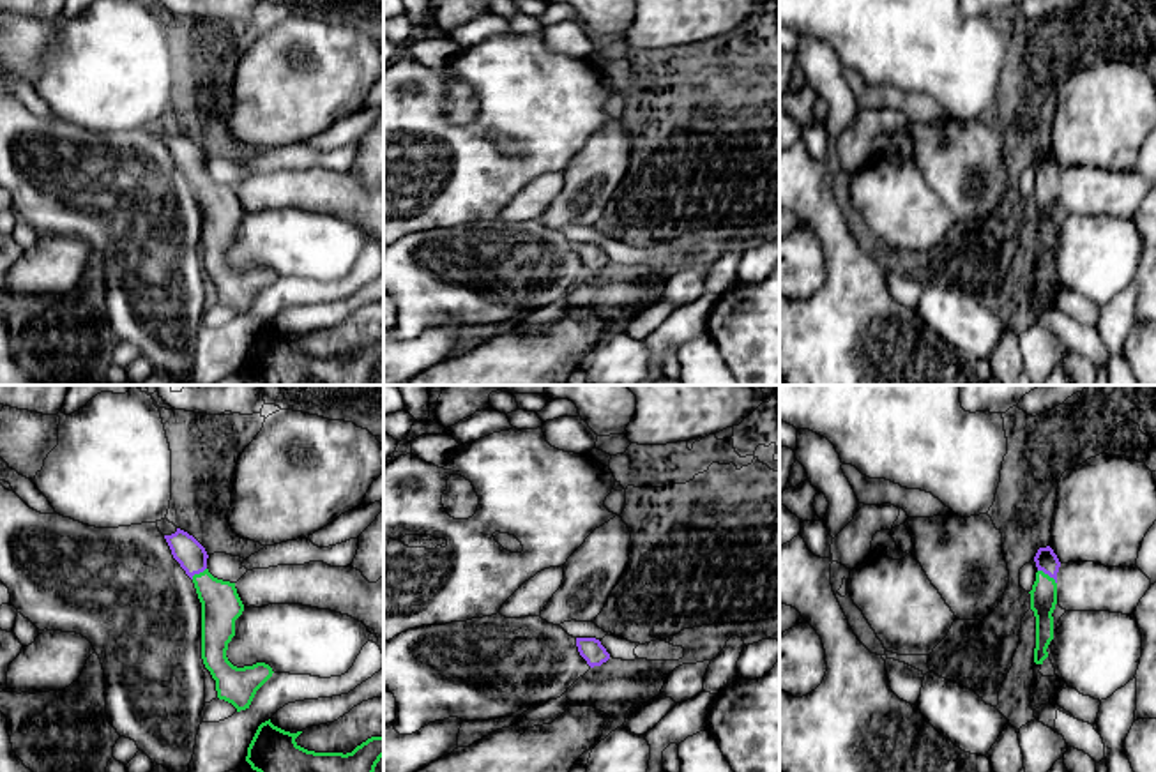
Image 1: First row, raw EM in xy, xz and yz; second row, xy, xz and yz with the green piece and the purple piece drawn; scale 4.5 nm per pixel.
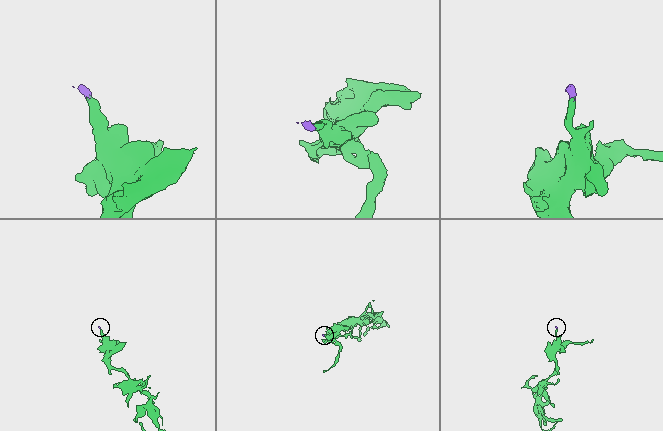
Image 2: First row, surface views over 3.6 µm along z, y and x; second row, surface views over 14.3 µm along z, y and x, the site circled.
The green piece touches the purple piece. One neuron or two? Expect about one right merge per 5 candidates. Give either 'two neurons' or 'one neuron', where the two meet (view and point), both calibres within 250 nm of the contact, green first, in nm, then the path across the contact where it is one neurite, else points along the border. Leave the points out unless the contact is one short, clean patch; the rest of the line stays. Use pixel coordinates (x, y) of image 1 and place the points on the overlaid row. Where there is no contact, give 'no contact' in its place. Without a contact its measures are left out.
one neuron | yz (1047, 575) | 130/100 nm | across yz (1043, 596), (1047, 575), (1045, 559)

